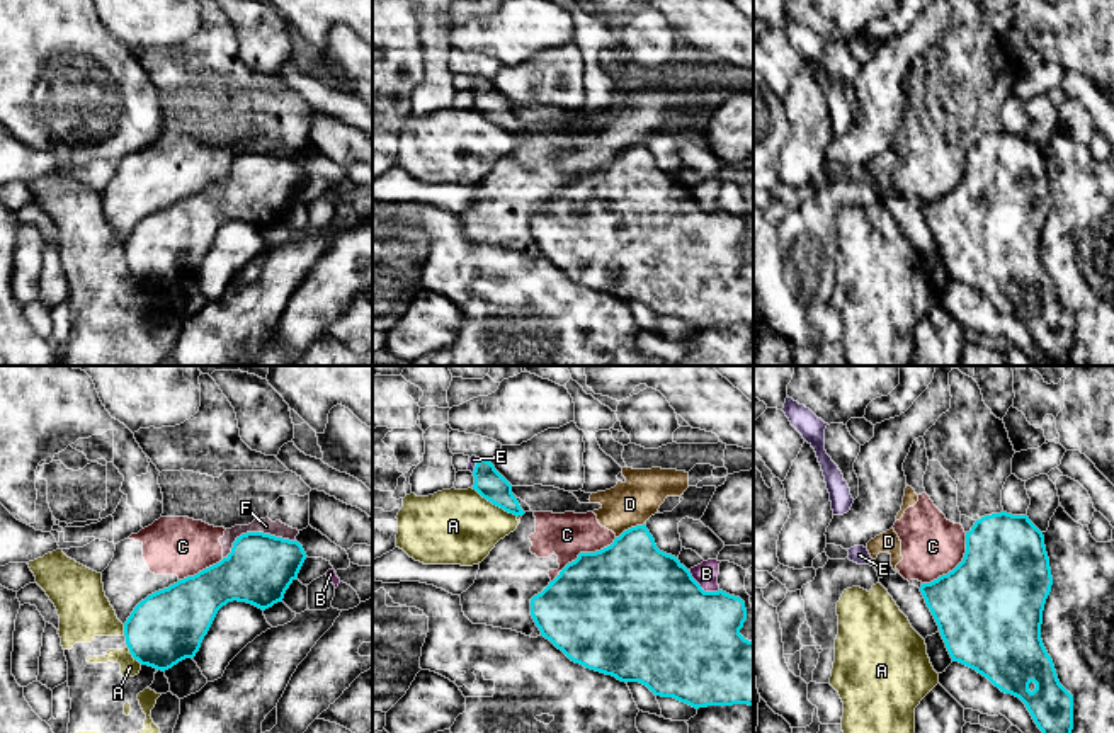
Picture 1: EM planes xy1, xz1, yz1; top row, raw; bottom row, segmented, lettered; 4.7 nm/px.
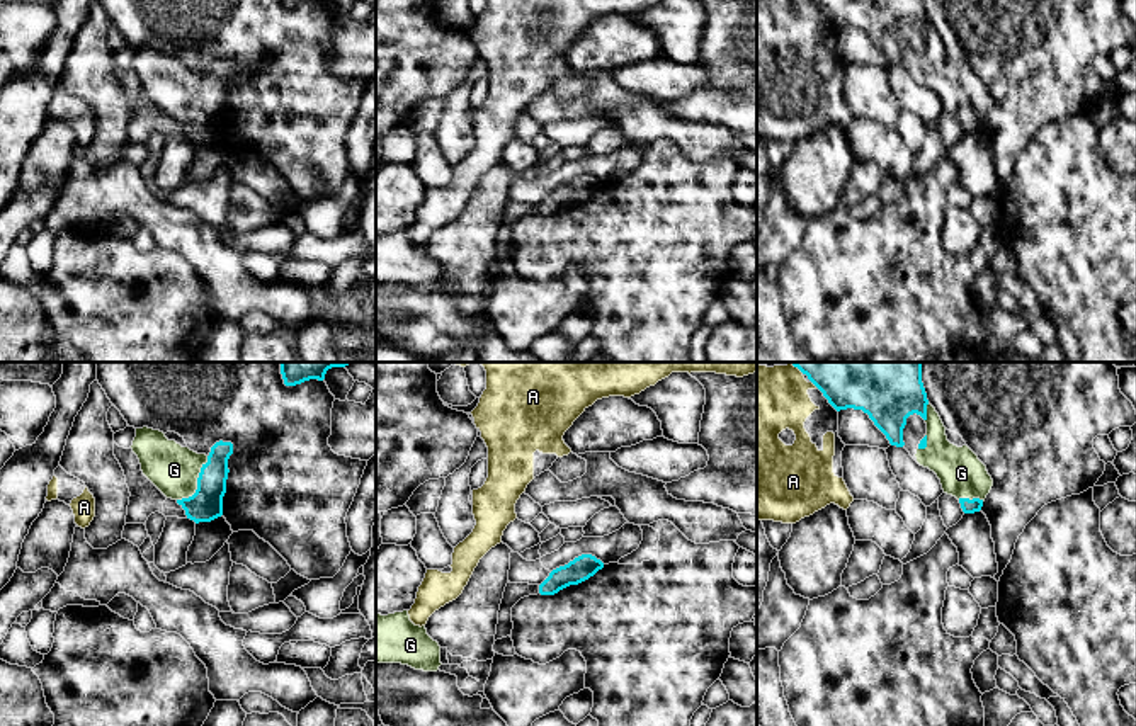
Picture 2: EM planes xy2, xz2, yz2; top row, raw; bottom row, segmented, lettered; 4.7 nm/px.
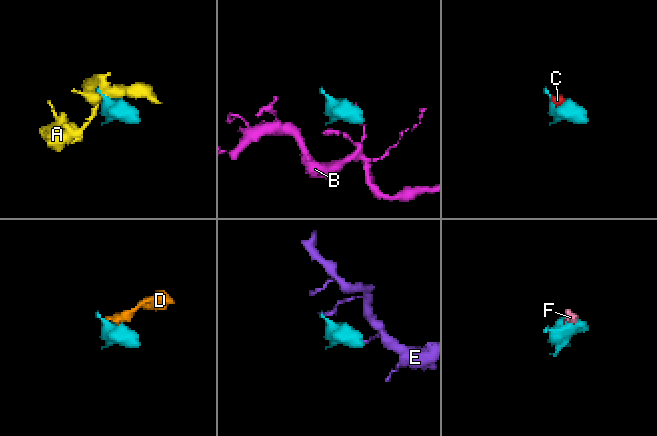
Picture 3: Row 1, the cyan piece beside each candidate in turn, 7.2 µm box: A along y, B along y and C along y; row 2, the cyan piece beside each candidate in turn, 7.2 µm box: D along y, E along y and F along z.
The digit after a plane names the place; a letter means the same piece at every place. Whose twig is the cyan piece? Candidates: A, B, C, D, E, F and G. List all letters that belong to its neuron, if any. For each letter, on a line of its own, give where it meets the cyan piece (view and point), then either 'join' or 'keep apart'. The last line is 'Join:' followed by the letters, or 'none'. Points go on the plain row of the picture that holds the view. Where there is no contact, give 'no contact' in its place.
A: xz1 (495, 123) | keep apart
B: xz1 (699, 206) | keep apart
C: xz1 (582, 172) | keep apart
D: xz1 (631, 147) | keep apart
E: xz1 (475, 85) | keep apart
F: xy1 (255, 152) | keep apart
G: xy2 (198, 102) | join
Join: G

